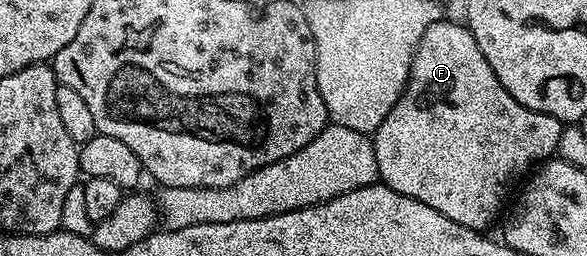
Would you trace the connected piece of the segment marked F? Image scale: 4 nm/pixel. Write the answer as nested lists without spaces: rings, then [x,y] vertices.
[[[443,19],[424,31],[412,59],[406,90],[388,111],[384,123],[374,130],[372,140],[381,184],[400,195],[428,203],[432,211],[440,211],[452,223],[486,231],[501,211],[502,200],[514,180],[525,178],[535,166],[557,154],[563,128],[563,122],[555,117],[532,111],[508,95],[500,79],[496,79],[496,71],[484,59],[484,51],[480,51],[472,31],[465,24]]]

